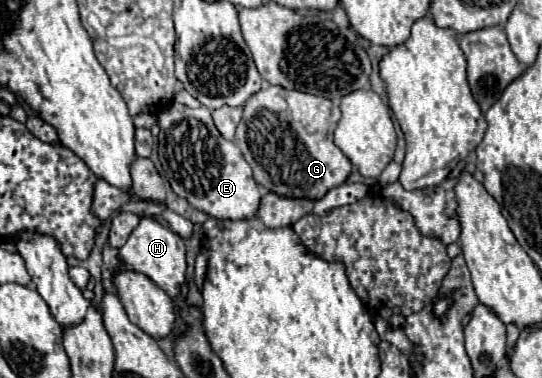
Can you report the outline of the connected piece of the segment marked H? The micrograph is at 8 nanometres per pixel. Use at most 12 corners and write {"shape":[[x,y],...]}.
{"shape":[[143,216],[121,246],[123,266],[171,298],[185,286],[185,244]]}

